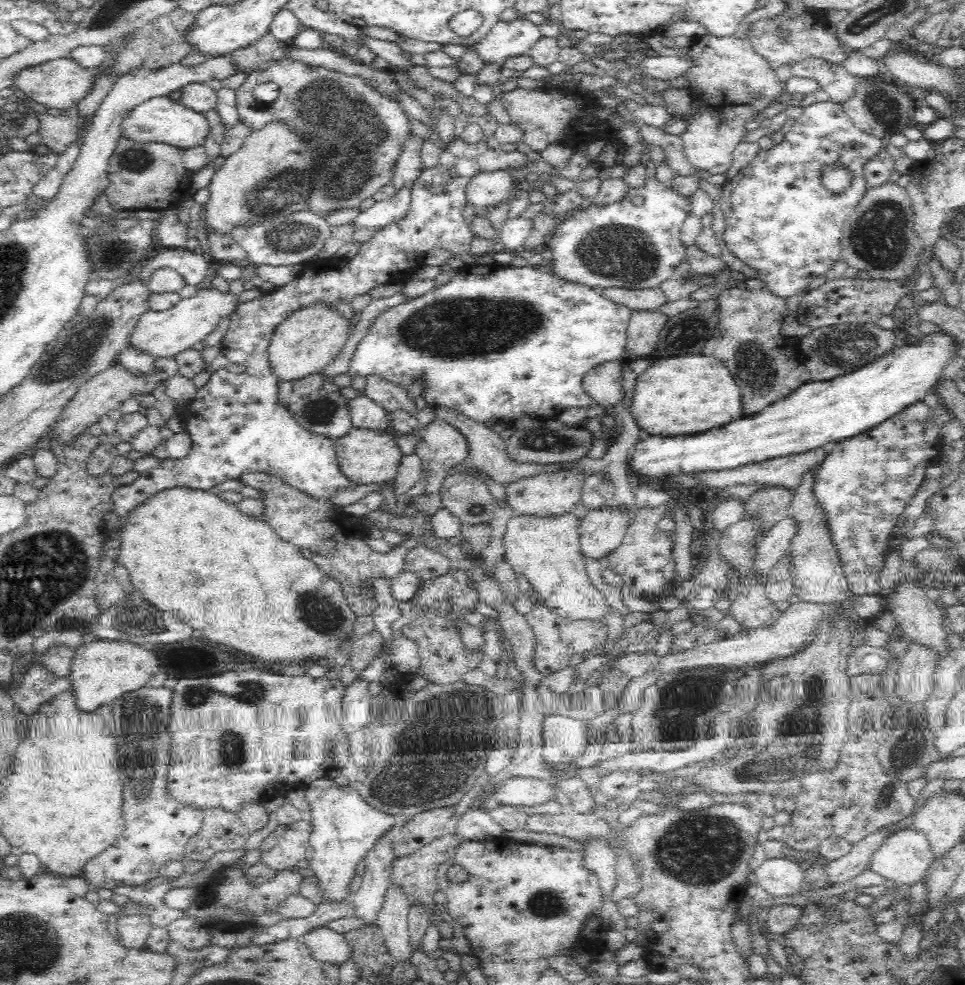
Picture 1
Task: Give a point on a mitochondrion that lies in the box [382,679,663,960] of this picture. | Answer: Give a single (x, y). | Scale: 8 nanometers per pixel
(545, 904)

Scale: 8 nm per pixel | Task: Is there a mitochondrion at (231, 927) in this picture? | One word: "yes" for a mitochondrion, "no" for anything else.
no

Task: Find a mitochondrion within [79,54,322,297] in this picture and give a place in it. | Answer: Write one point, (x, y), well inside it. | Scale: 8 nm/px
(275, 192)

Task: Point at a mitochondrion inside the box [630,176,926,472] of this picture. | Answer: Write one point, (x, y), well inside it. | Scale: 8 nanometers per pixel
(878, 239)

